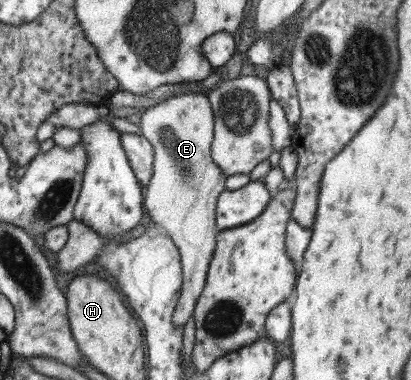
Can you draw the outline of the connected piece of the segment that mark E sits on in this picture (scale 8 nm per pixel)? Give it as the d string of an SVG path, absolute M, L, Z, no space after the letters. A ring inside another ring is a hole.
M181 93L149 103L149 109L141 112L140 118L135 119L142 136L151 144L153 151L151 177L143 188L142 208L147 222L161 227L177 247L182 283L171 323L175 327L184 328L187 319L192 315L197 297L202 292L207 266L215 248L215 236L219 232L215 227L215 200L225 188L225 173L213 163L209 154L214 126L212 110L205 94Z

